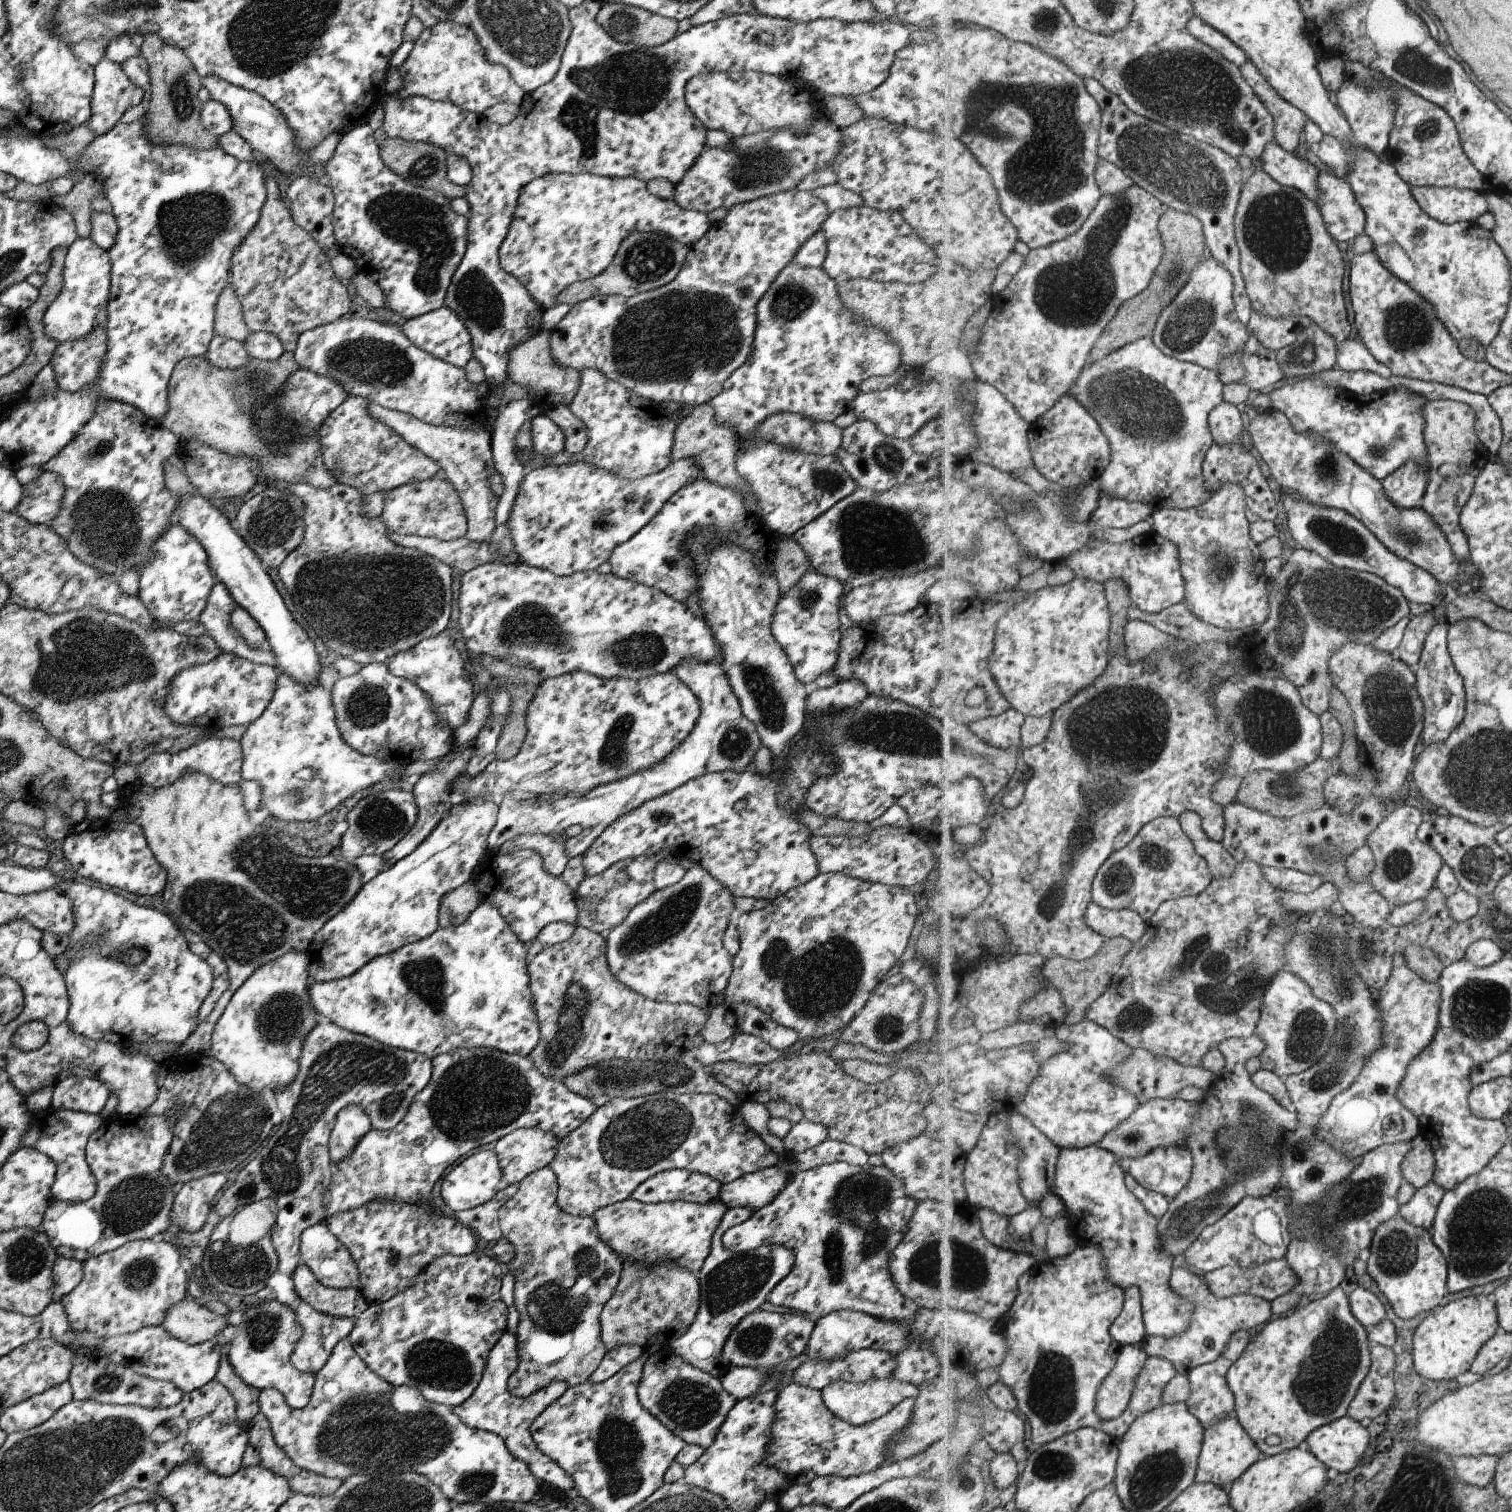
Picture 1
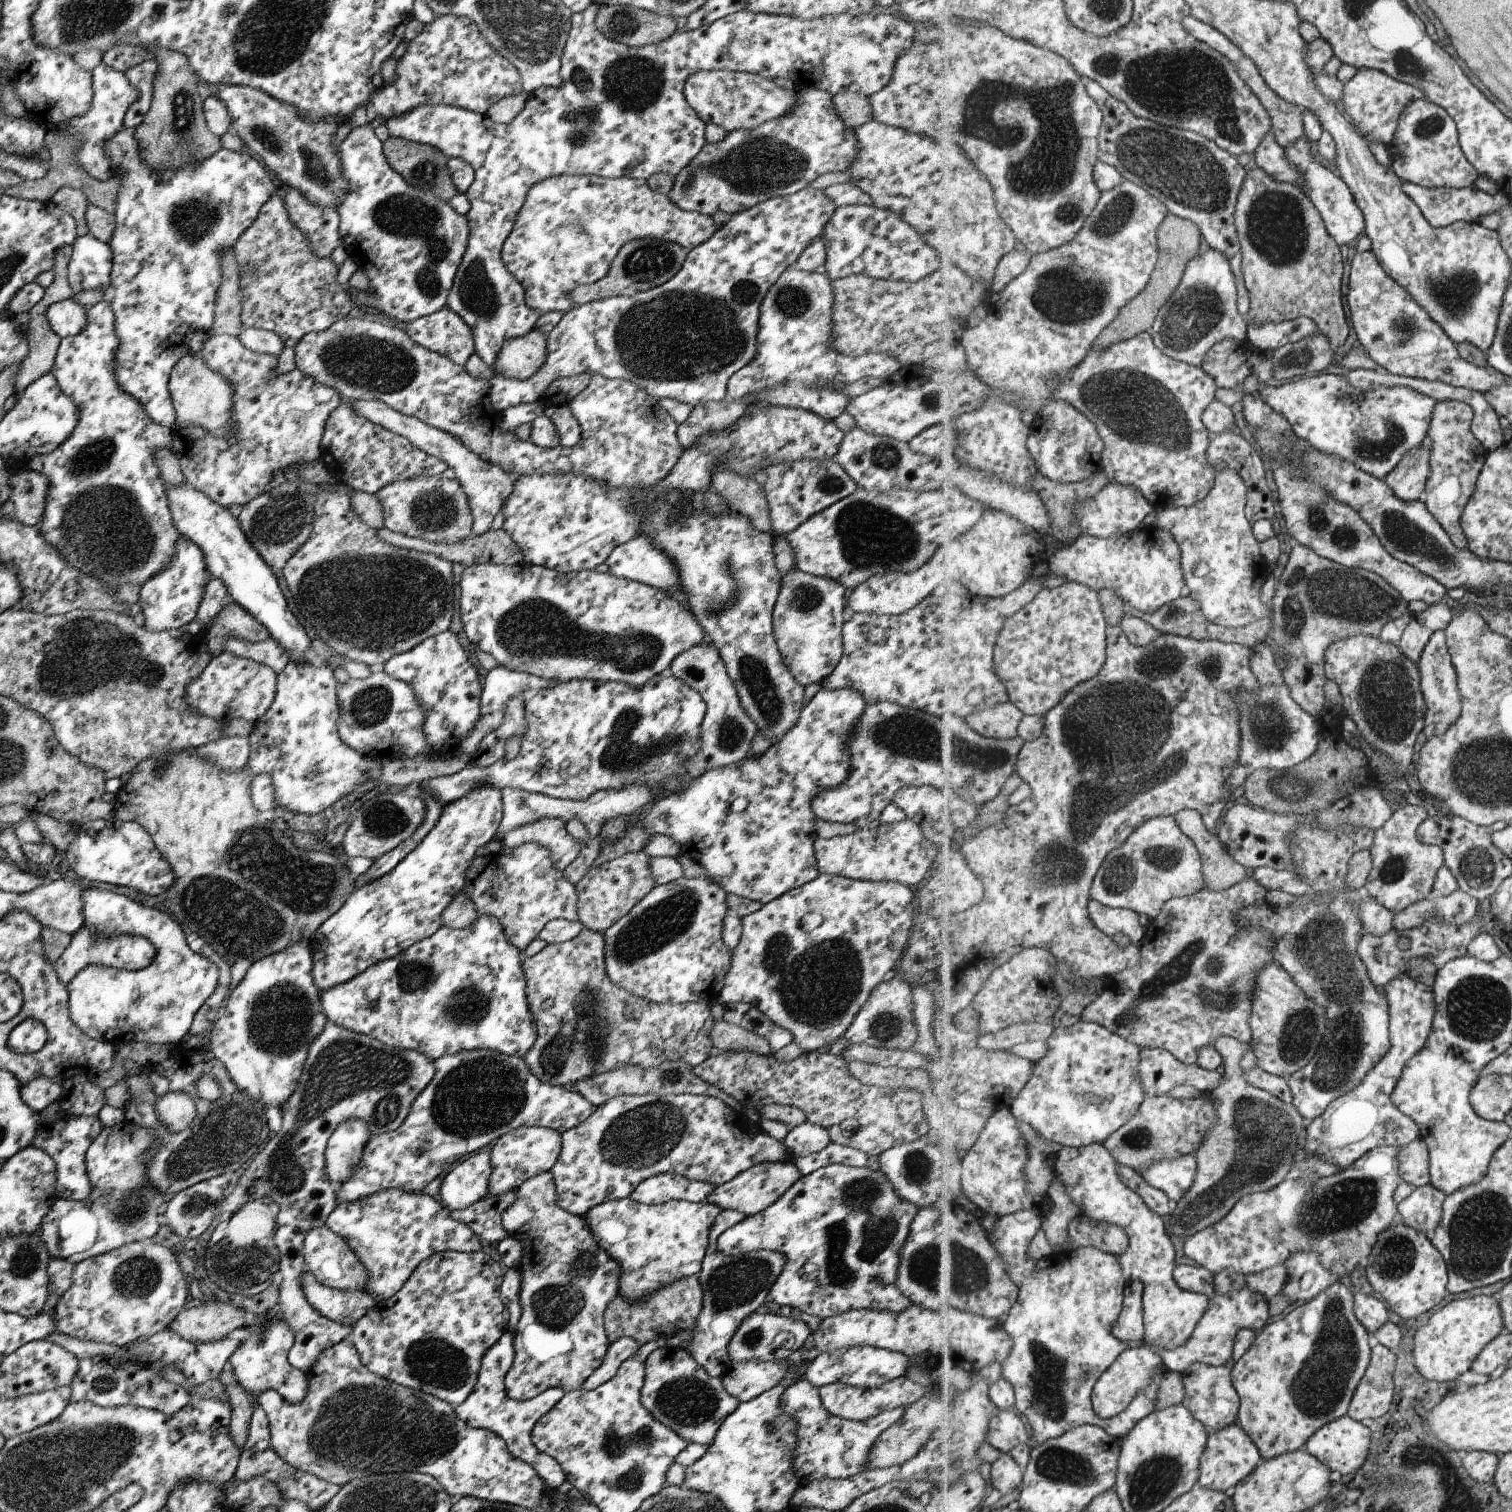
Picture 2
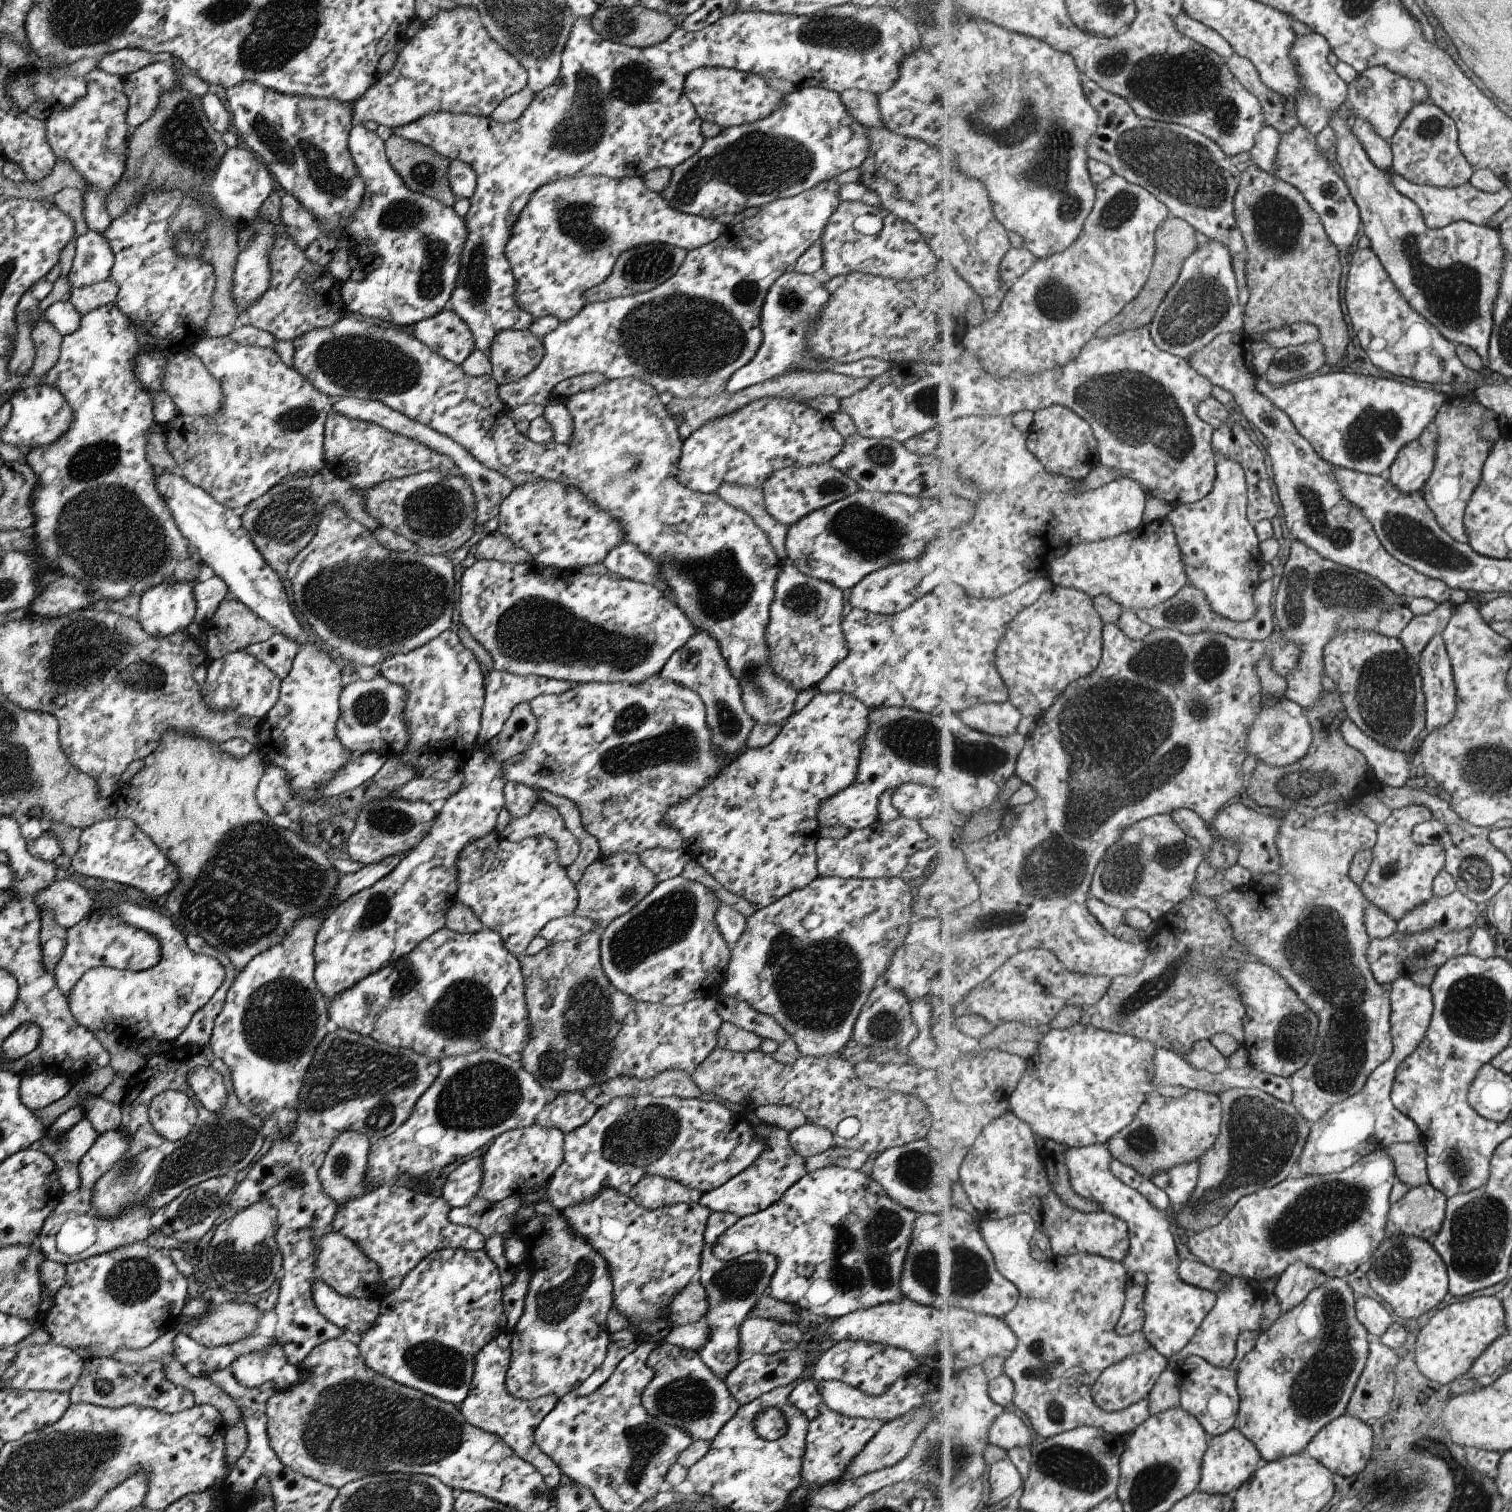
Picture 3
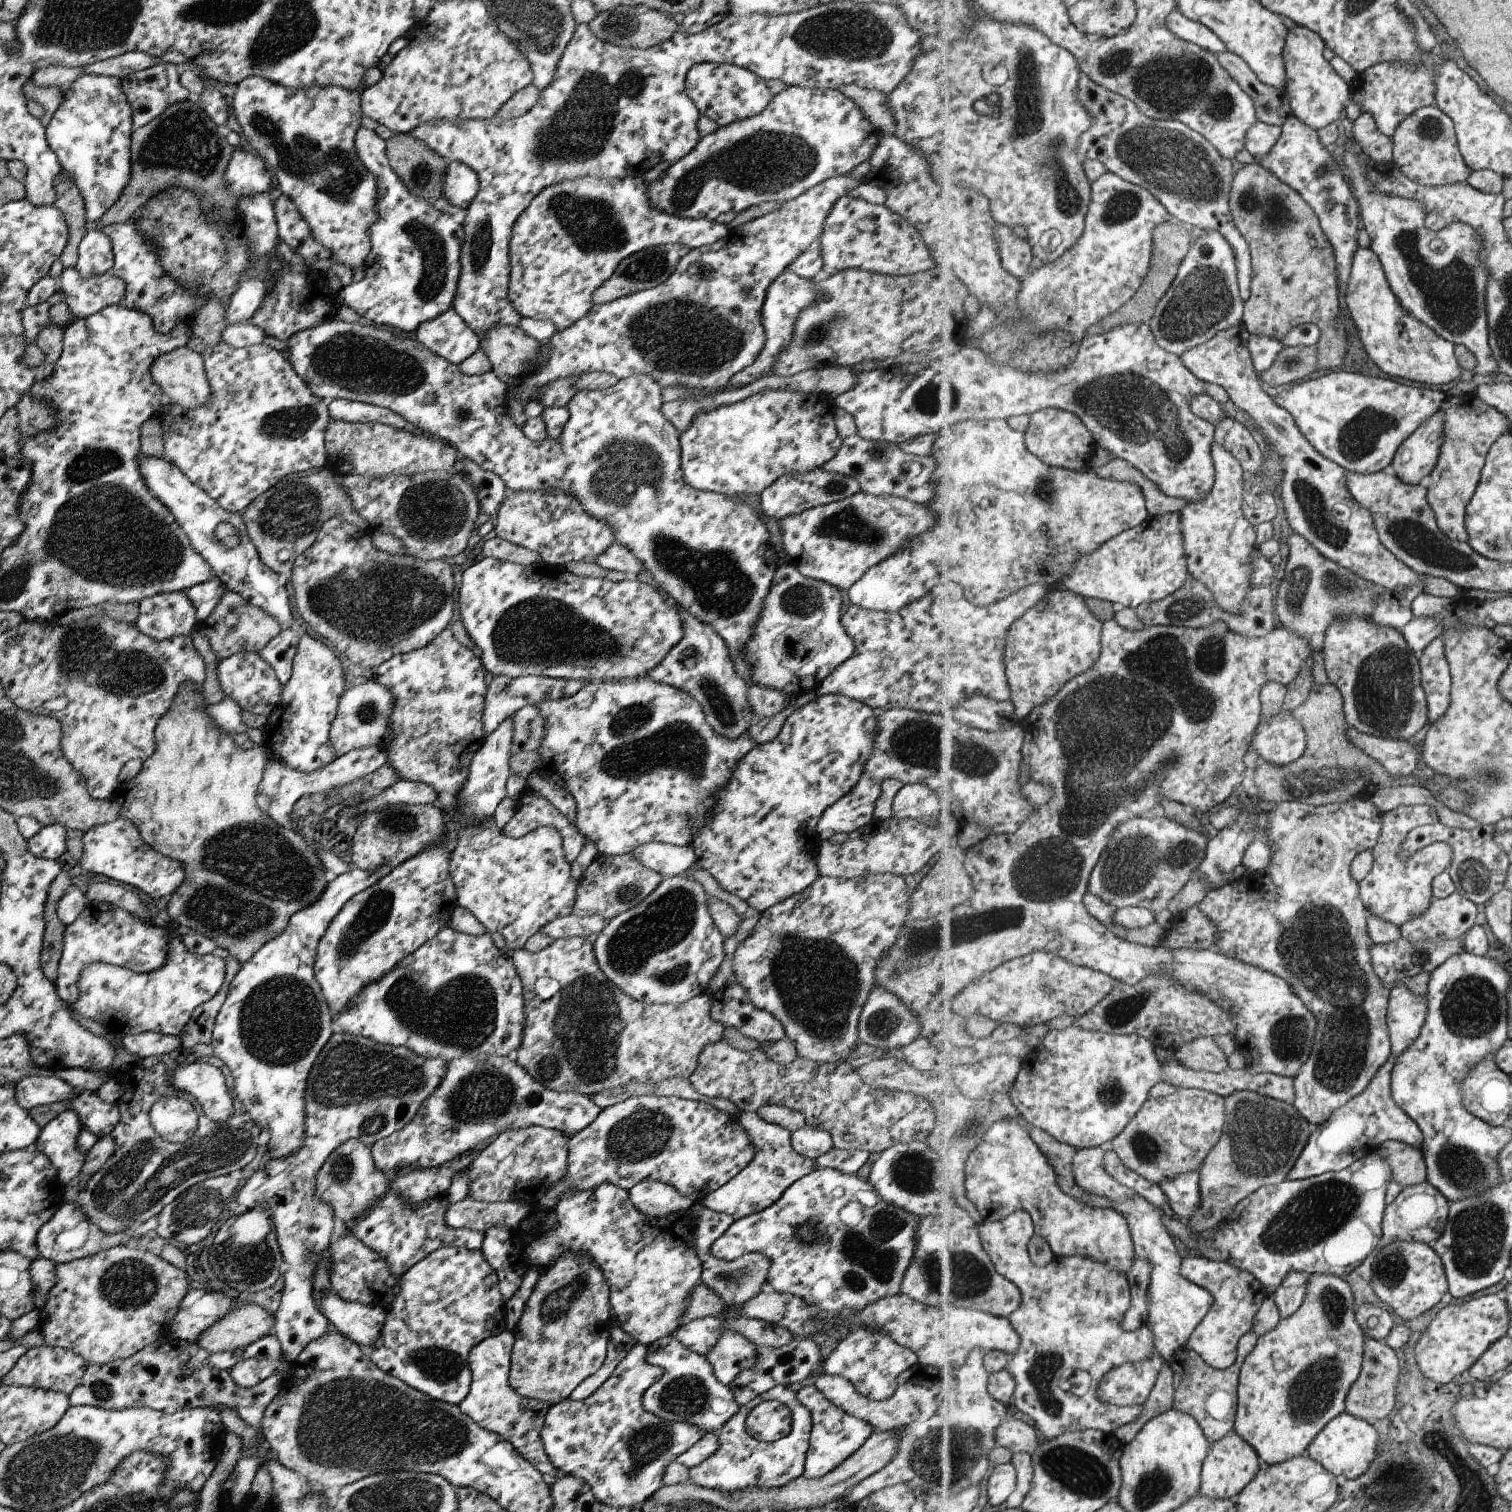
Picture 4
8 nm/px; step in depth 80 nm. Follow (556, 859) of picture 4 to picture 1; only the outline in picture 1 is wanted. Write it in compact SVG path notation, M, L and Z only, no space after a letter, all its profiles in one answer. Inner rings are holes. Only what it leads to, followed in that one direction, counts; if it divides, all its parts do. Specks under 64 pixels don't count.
M486 848L470 880L474 881L480 904L489 903L495 907L510 931L524 945L535 939L538 930L550 922L576 922L574 892L560 875L549 874L544 869L542 856L534 850L516 850L510 857L502 857L499 852Z

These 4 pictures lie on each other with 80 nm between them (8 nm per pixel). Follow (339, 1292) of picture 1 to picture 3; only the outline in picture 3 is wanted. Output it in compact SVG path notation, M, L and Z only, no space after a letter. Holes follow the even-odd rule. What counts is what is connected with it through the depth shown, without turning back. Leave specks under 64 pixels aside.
M311 1280L311 1302L321 1316L344 1332L361 1336L379 1314L379 1296L374 1299L350 1298L337 1294L324 1283Z

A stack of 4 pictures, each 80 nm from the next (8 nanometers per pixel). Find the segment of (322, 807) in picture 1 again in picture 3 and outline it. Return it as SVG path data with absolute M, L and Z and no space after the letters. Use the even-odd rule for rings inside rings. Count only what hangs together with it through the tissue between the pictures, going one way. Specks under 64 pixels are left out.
M301 642L291 662L289 673L280 680L277 701L255 728L257 739L254 748L259 752L263 766L279 766L281 770L285 770L285 782L289 782L289 790L293 790L293 796L297 796L299 800L315 802L327 796L323 792L325 782L329 782L329 778L333 778L333 774L337 774L337 770L341 770L341 766L345 766L345 762L349 762L349 758L352 757L335 736L338 697L343 688L340 684L340 674L343 670L337 667L331 658L323 650L317 650L313 643Z

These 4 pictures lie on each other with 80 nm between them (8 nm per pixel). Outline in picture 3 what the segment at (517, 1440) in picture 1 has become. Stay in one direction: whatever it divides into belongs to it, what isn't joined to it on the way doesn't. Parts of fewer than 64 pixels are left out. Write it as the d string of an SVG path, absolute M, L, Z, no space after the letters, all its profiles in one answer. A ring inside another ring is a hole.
M501 1331L491 1342L487 1342L474 1358L473 1377L469 1392L457 1406L465 1422L480 1430L495 1434L505 1446L513 1450L517 1458L529 1462L543 1478L546 1489L554 1490L559 1484L561 1472L545 1454L539 1451L533 1442L533 1432L537 1424L551 1411L557 1402L555 1394L547 1394L537 1399L521 1400L509 1396L505 1391L504 1379L511 1360L511 1334Z

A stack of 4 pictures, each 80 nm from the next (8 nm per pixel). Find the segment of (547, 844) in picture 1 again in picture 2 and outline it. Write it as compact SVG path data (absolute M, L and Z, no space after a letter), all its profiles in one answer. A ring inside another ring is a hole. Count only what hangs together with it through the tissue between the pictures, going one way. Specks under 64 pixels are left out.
M541 818L525 826L513 828L502 840L505 849L537 842L549 850L549 860L555 870L563 871L579 853L581 844L571 836L557 818Z

